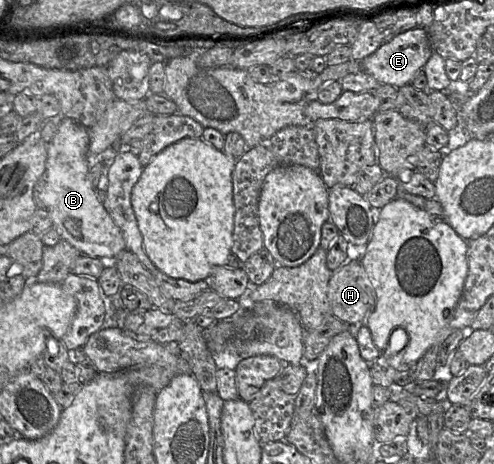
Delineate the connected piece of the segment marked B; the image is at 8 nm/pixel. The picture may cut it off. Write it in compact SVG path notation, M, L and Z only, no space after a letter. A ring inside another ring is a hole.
M63 117L53 139L47 144L47 159L44 173L45 186L41 192L41 200L45 204L54 227L60 238L77 249L80 254L100 258L104 261L113 260L117 254L126 249L121 230L104 208L98 198L89 177L89 132L84 126L70 118Z

